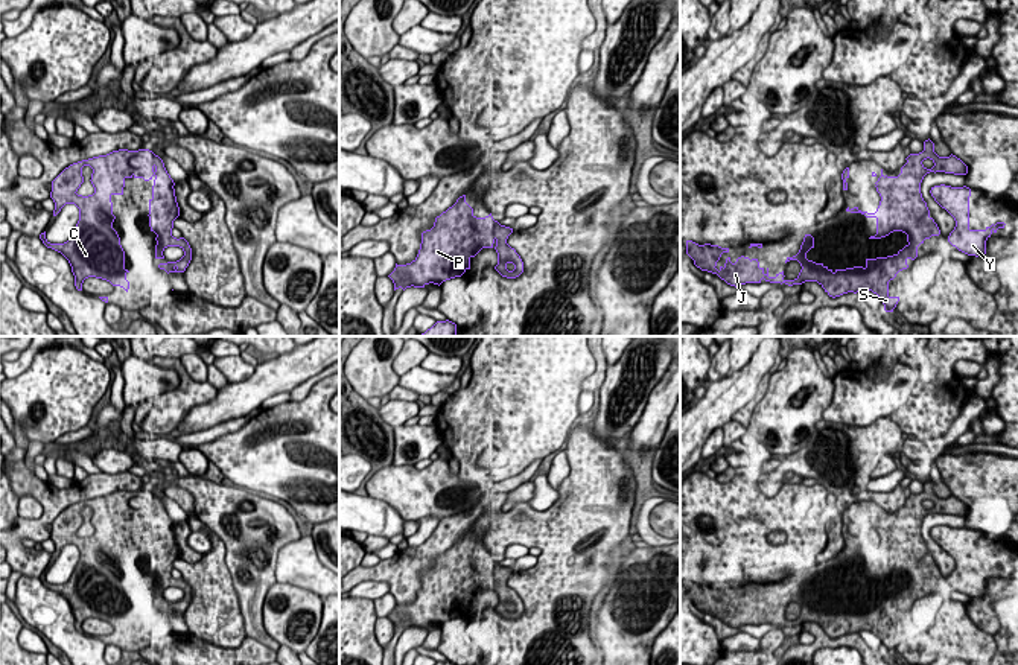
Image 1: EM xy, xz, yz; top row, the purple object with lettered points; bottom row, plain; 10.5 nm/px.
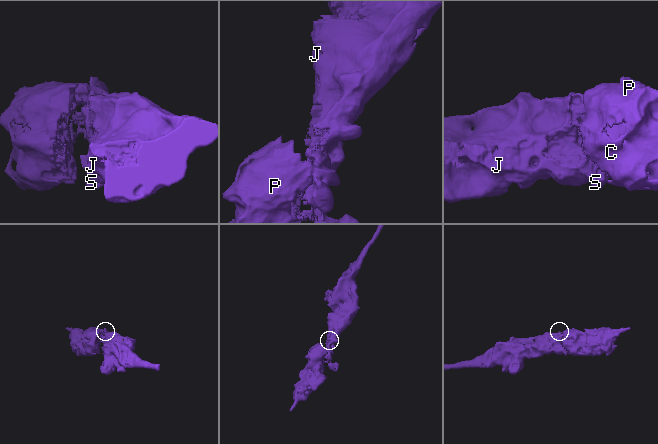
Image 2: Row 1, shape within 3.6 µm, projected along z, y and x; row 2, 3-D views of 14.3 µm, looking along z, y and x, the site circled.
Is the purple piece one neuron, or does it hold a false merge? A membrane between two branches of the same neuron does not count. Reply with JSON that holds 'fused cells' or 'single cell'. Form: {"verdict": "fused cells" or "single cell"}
{"verdict": "single cell"}

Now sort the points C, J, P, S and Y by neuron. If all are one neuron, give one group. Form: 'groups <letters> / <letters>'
groups C J P S Y

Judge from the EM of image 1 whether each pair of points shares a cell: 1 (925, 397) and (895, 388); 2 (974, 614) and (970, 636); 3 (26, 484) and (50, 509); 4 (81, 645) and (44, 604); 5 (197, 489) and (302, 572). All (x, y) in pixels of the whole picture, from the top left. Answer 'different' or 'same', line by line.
1: different
2: different
3: same
4: same
5: different

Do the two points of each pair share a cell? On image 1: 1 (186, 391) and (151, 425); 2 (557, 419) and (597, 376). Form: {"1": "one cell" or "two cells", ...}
{"1": "one cell", "2": "two cells"}

